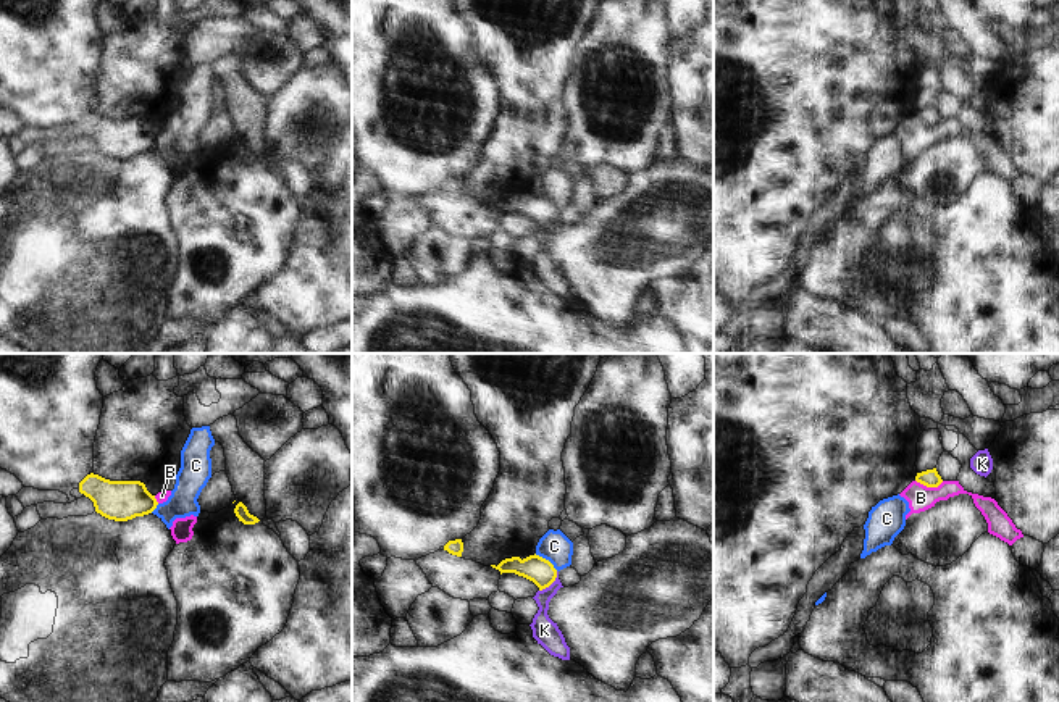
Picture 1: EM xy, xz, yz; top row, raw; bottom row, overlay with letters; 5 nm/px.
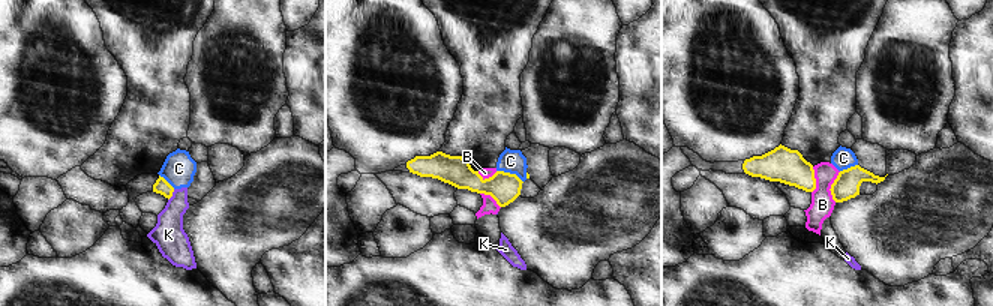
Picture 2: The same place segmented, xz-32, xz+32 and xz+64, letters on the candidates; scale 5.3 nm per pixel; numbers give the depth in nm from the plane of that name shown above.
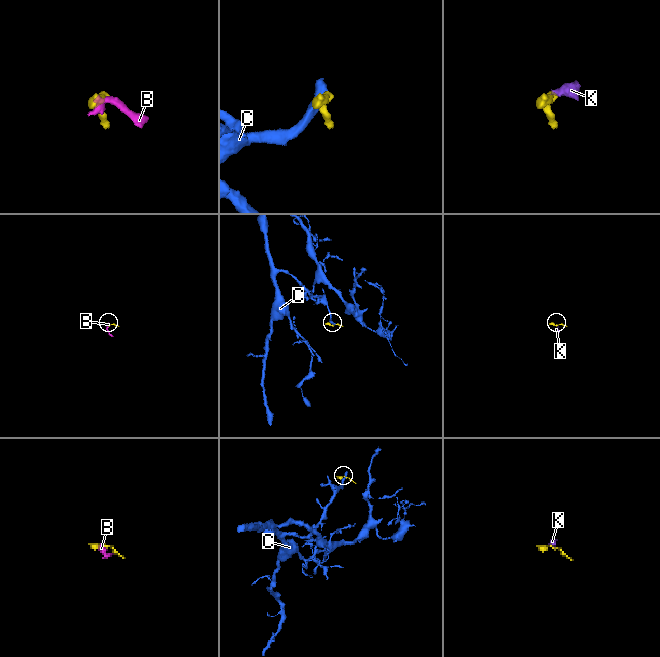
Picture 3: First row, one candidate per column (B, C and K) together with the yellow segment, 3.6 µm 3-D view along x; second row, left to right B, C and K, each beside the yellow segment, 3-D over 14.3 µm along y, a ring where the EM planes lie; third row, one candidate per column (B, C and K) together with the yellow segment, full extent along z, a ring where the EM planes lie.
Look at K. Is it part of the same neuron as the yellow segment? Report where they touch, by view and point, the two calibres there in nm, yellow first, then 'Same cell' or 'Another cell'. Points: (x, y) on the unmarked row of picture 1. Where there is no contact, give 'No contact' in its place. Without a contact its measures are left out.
Touches yellow at xz (551, 221). Thickness 140 nm (yellow) against 120 nm. Another cell

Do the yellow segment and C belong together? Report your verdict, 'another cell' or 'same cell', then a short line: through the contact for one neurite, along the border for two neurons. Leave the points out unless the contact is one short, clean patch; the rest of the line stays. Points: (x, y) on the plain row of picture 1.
another cell | xz (535, 192), (546, 197), (557, 208)

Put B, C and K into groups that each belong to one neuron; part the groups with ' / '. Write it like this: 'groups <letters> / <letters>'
groups B / C K

